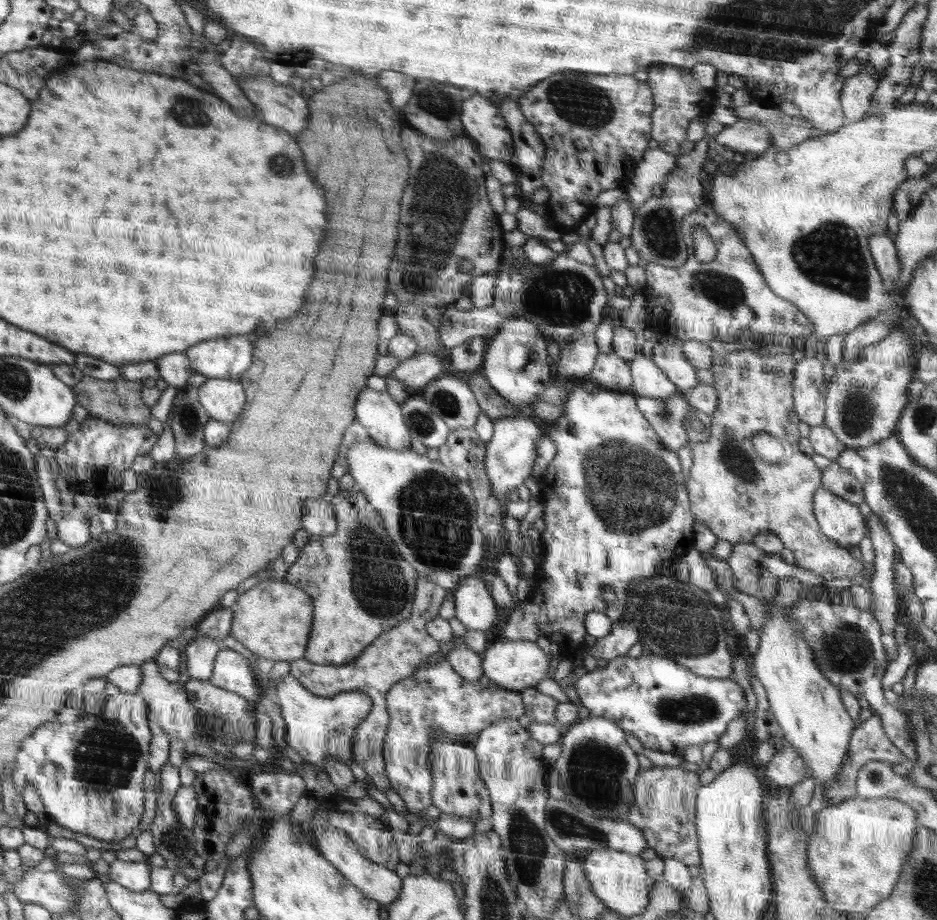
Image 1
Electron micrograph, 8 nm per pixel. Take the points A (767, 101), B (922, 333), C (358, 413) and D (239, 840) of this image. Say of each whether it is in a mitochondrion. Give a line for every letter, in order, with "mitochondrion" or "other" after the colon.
A: other
B: other
C: other
D: other

